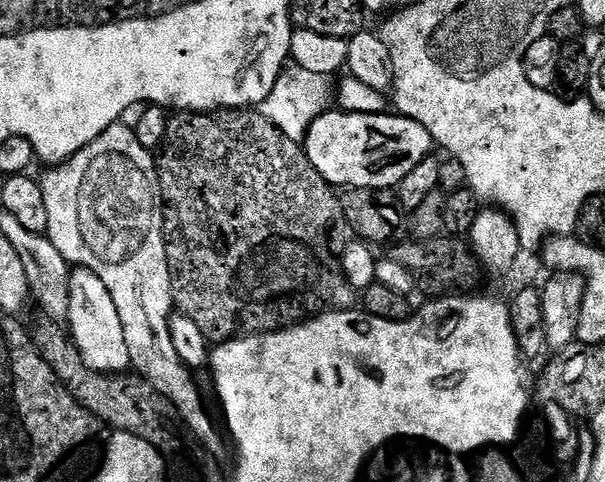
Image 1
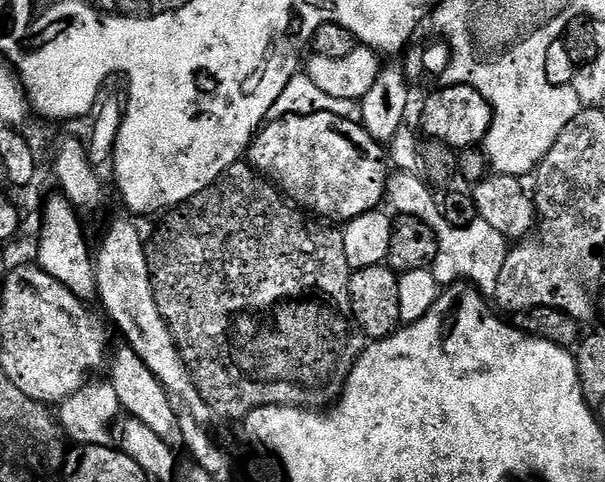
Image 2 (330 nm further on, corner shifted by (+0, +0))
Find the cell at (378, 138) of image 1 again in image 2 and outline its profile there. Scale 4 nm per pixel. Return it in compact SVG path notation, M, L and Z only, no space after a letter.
M338 113L268 120L253 136L246 153L247 163L271 180L293 205L328 222L347 222L379 209L380 199L382 202L386 196L386 156L381 145L370 138L363 124Z

